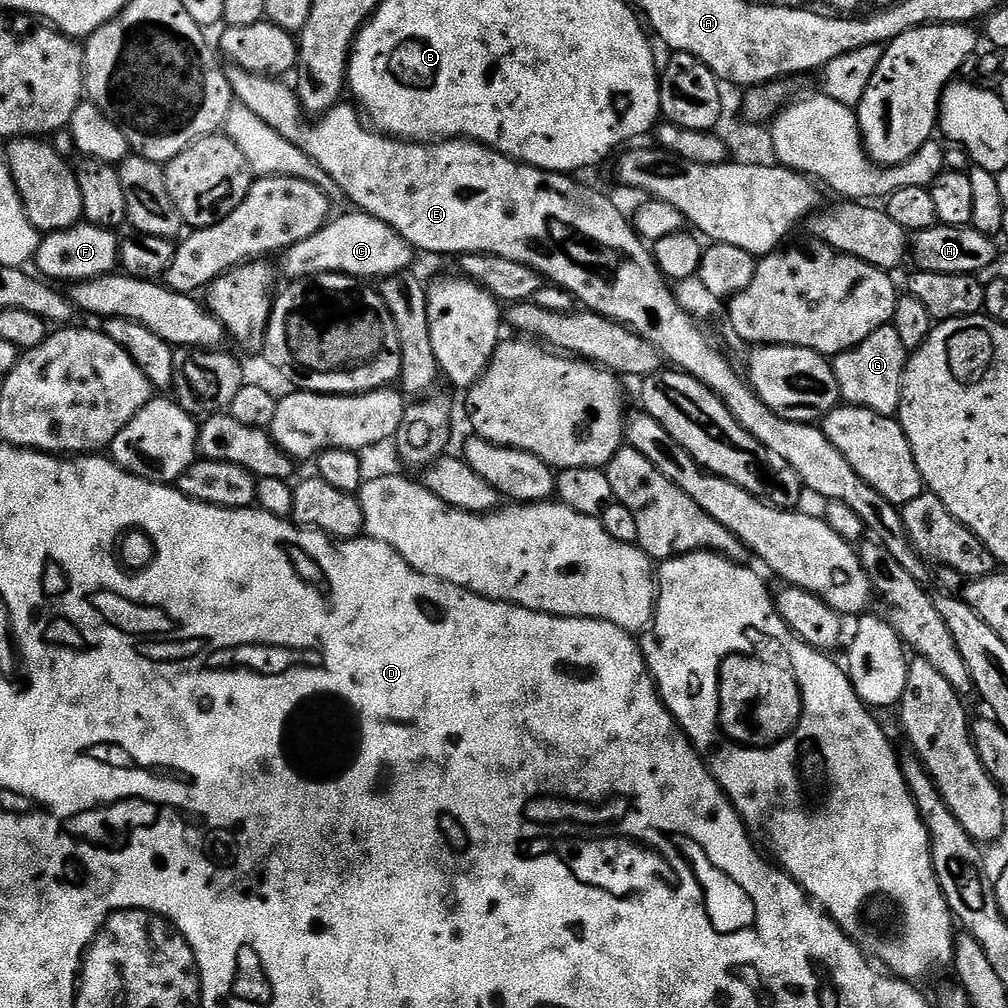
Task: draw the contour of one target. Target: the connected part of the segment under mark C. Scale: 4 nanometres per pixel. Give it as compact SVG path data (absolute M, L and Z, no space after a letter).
M359 210L351 211L346 213L345 216L338 217L337 220L336 217L329 219L324 228L318 230L318 234L298 242L293 248L283 253L285 281L306 280L310 276L321 276L323 272L341 272L347 276L357 278L368 278L364 276L383 278L386 276L398 276L407 273L411 269L408 267L411 266L412 255L414 255L412 245L407 244L390 226L386 226L386 222L382 222L373 216L368 216Z

